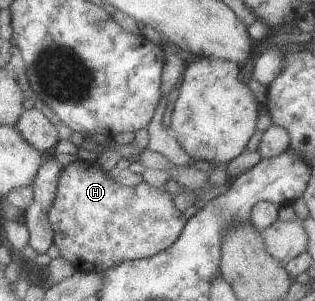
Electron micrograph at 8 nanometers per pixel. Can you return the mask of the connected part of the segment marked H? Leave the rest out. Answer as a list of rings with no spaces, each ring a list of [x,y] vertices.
[[[79,161],[67,165],[60,178],[55,204],[49,218],[55,232],[54,242],[60,254],[73,262],[79,271],[109,270],[121,262],[151,258],[175,244],[184,232],[188,219],[173,202],[174,196],[148,183],[128,187],[118,182],[115,172],[103,170],[96,161]]]

